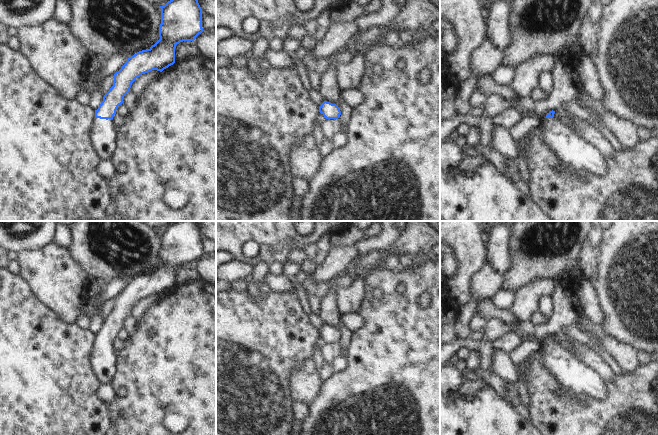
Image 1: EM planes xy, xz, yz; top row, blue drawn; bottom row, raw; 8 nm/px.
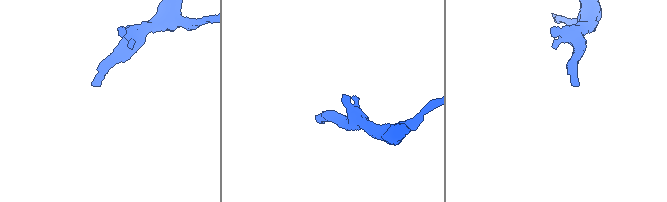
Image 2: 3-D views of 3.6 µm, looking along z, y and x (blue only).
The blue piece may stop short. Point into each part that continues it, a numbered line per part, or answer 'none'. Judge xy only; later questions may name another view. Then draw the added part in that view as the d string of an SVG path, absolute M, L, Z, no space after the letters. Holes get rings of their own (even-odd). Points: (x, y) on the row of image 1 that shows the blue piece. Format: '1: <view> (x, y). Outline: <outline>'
1: xy (103, 136). Outline: M94 118L90 141L101 160L111 158L117 144L117 128L112 119Z

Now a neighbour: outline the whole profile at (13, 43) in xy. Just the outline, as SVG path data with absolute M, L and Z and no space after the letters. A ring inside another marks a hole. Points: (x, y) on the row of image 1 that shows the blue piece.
M11 36L7 41L6 46L16 52L19 52L20 42L17 36Z

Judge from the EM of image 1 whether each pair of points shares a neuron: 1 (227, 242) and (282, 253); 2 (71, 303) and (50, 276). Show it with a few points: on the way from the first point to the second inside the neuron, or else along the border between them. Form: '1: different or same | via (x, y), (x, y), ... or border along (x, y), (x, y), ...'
1: same | via (241, 234), (266, 234), (271, 239)
2: same | via (64, 296), (61, 287), (57, 283)

